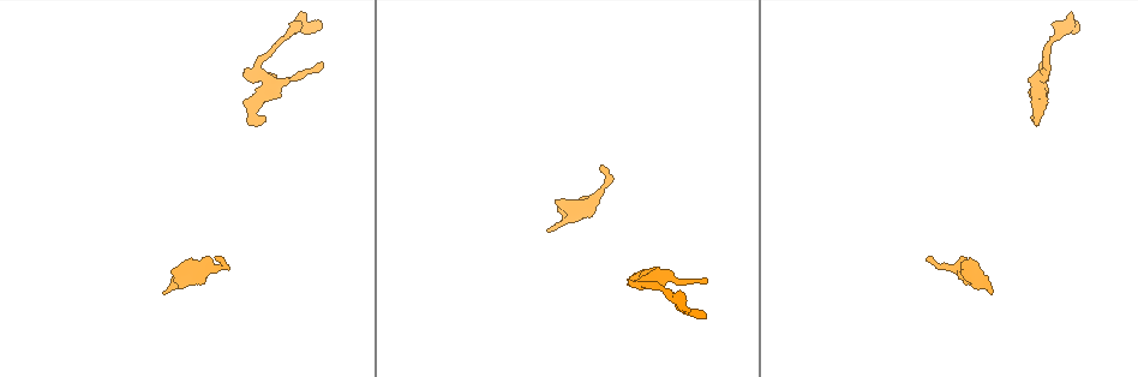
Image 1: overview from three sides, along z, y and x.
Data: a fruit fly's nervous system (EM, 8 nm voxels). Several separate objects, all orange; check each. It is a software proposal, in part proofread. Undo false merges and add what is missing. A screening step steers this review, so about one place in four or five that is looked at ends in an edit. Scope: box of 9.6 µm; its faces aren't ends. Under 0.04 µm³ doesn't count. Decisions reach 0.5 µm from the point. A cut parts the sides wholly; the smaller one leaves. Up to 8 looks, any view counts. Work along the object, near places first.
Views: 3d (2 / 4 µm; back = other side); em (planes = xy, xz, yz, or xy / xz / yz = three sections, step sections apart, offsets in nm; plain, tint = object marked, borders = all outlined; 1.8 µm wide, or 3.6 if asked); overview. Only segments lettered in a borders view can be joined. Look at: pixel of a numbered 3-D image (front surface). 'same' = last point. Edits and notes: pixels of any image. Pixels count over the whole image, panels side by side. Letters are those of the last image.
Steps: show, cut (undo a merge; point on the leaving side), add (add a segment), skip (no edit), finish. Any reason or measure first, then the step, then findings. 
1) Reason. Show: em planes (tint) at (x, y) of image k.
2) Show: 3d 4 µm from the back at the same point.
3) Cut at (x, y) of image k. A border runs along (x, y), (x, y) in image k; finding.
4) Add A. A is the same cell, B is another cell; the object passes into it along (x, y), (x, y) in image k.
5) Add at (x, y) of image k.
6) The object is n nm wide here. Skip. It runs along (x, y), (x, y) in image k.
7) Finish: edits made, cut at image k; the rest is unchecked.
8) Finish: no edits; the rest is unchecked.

Thin end. Show: em yz step 8 (tint) at (166, 292) of image 1.

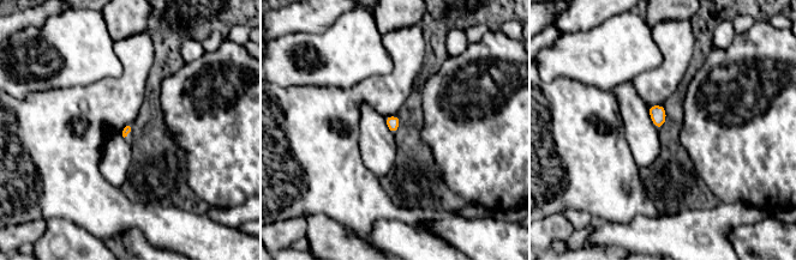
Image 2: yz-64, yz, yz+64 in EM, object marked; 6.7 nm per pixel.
Show: em planes (borders) at the same point.

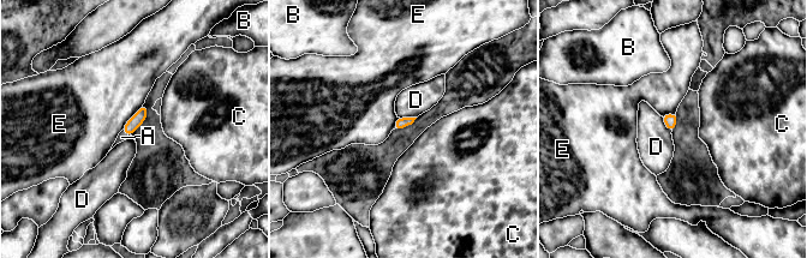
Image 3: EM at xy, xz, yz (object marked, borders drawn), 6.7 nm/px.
Add A. A is the same cell, B, C, D and E are other cells; the object passes into it along (141, 115), (125, 133), (121, 137) in image 3; the cell continues.

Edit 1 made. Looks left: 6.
An open end. Show: 3d 4 µm at (1032, 119) of image 1.

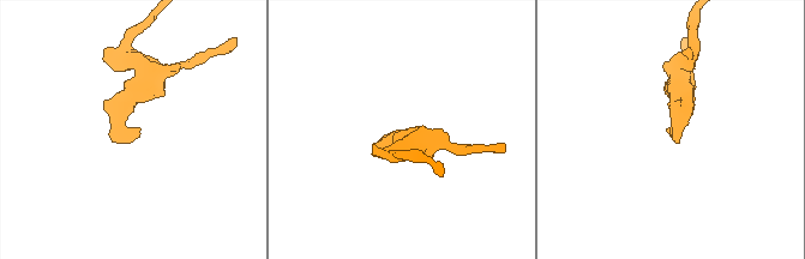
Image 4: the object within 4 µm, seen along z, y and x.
Need the tissue. Show: em 3.6 µm xy step 16 (tint) at (669, 128) of image 4.

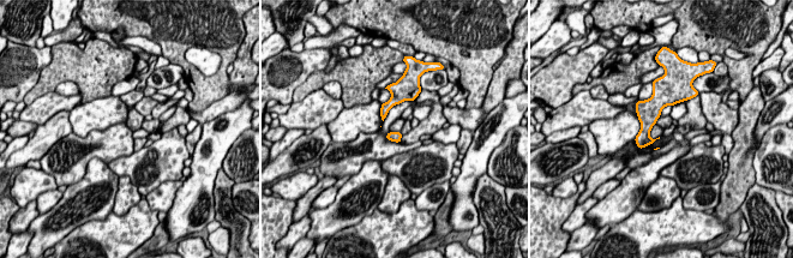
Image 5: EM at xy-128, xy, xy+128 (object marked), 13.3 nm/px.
Another direction. Show: em 3.6 µm planes (borders) at the same point.

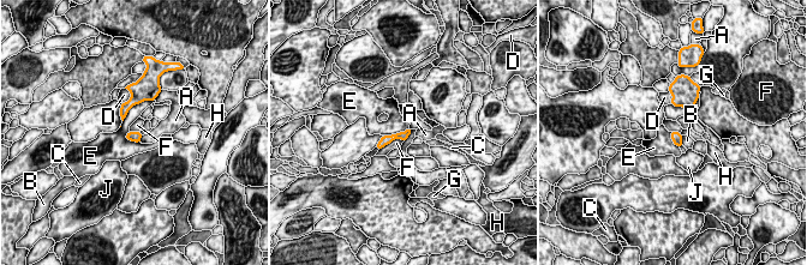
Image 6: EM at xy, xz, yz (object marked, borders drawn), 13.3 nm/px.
The object is 120 nm wide here; the longest contact is with E, 550 nm. Skip. A, B, C, D, E, F, G, H and J are other cells; no lettered segment goes on from it.

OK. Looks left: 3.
Tapers out. Show: em xy step 8 (borders) at (927, 258) of image 1.

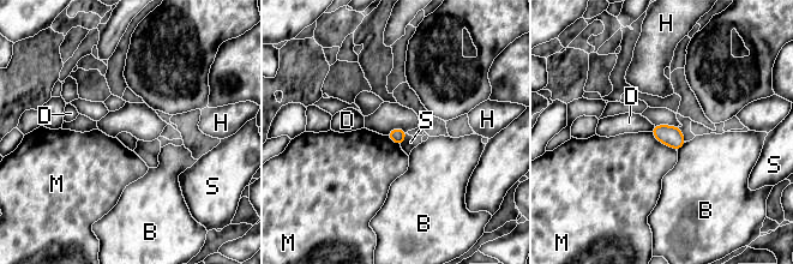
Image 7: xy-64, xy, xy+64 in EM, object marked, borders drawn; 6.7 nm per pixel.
The longest contact is with M, 220 nm. Skip. B, D, H, M and S are other cells; a border runs along (407, 133), (400, 144) in image 7; none of them fits.

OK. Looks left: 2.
Finish: edits made, add at image 3; the rest is unchecked.

